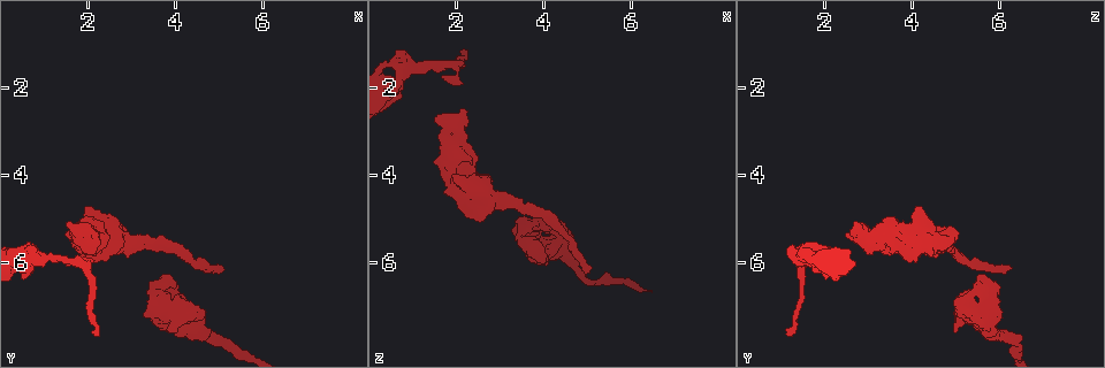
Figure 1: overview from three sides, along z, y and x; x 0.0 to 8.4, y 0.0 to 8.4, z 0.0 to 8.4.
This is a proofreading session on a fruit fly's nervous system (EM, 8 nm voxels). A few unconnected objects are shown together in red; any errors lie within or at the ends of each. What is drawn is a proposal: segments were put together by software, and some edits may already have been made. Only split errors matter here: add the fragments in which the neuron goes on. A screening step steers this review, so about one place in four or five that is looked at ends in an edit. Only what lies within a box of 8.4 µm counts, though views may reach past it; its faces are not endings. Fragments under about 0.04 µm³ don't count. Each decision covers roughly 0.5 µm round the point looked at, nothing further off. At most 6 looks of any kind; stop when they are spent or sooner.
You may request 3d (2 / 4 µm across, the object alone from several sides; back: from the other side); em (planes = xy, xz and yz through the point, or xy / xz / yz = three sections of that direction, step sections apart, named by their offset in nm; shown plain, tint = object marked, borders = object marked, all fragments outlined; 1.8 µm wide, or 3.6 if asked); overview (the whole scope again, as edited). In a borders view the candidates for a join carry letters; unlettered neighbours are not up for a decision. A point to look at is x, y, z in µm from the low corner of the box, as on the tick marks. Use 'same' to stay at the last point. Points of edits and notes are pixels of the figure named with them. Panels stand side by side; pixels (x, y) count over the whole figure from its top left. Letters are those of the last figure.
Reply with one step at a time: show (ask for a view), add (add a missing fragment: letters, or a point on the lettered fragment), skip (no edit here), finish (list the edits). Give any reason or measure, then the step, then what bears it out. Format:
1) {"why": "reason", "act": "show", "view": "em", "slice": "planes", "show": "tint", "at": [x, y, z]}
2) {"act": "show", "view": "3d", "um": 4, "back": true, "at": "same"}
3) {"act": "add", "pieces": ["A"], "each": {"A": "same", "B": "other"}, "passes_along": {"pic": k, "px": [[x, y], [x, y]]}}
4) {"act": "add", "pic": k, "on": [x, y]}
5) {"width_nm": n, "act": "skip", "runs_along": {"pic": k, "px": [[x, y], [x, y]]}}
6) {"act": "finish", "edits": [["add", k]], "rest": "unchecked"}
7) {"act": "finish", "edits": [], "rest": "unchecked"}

{"why": "tapers out", "act": "show", "view": "3d", "um": 4, "at": [5.00, 6.10, 6.25]}

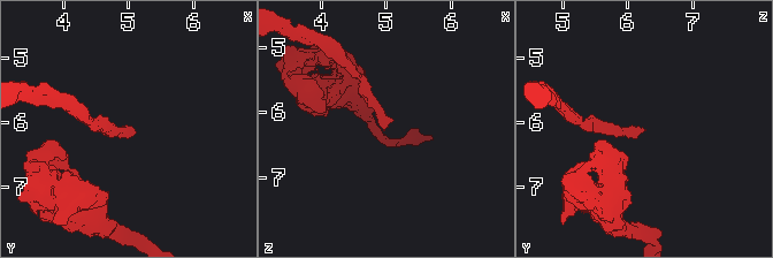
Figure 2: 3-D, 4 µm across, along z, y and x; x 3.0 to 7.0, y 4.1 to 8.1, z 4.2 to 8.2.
{"why": "now the EM", "act": "show", "view": "em", "slice": "planes", "show": "borders", "at": [4.95, 6.10, 6.30]}

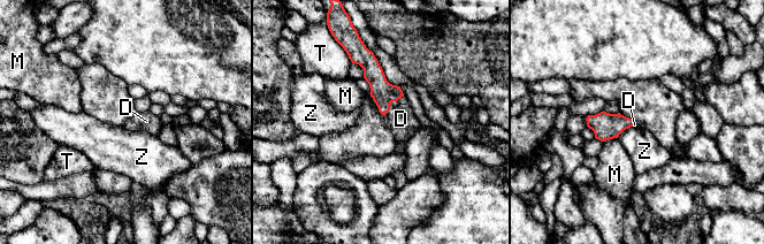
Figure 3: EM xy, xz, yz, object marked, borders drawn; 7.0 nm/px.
{"width_nm": 140, "act": "add", "pieces": ["D"], "each": {"D": "same", "M": "other", "T": "other", "Z": "other"}, "passes_along": {"pic": 3, "px": [[383, 93], [389, 107], [400, 119]]}, "found": "the neuron continues"}

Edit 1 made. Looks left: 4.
{"why": "see it whole again", "act": "show", "view": "overview"}

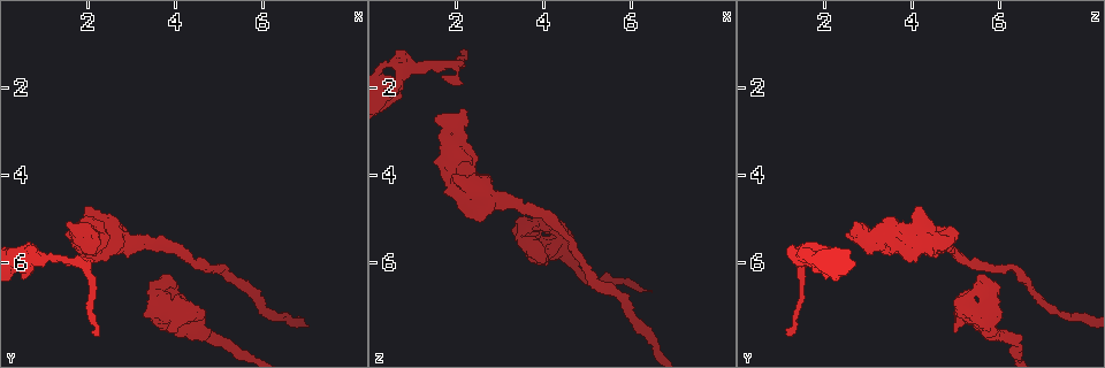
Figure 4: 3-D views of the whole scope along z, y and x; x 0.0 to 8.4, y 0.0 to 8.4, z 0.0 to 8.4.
{"why": "an open end", "act": "show", "view": "3d", "um": 4, "at": [3.50, 7.45, 5.50]}

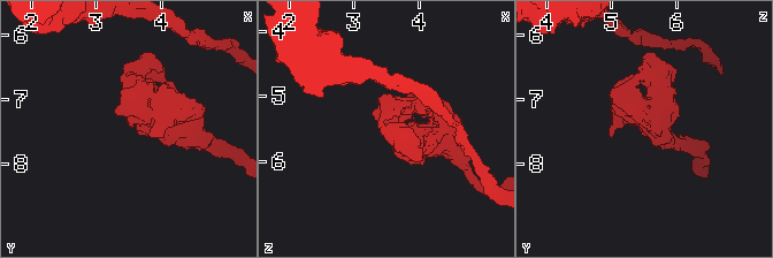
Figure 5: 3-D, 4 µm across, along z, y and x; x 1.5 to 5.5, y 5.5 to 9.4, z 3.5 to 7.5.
{"act": "show", "view": "em", "slice": "xz", "step": 4, "show": "tint", "at": [3.55, 7.45, 5.45]}

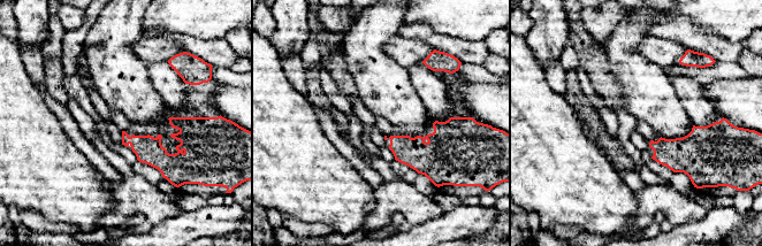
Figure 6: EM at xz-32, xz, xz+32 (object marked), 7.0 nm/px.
{"why": "cut it another way", "act": "show", "view": "em", "slice": "planes", "show": "borders", "at": "same"}

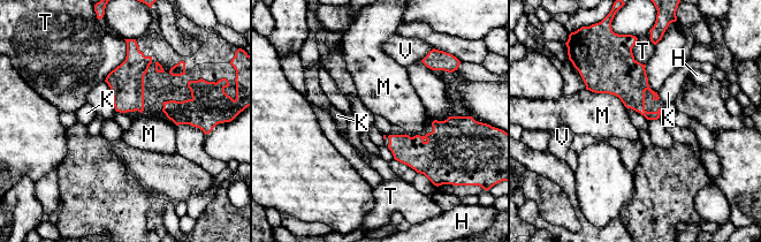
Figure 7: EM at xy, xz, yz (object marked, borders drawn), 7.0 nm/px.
{"longest_contact_nm": ["M", 320], "act": "skip", "each": {"H": "other", "K": "other", "M": "other", "T": "other", "V": "other"}, "border": {"pic": 7, "px": [[586, 89], [613, 93], [626, 107]]}, "found": "no lettered fragment goes on from it"}

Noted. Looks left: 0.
{"act": "finish", "edits": [["add", 3]], "rest": "unchecked"}

